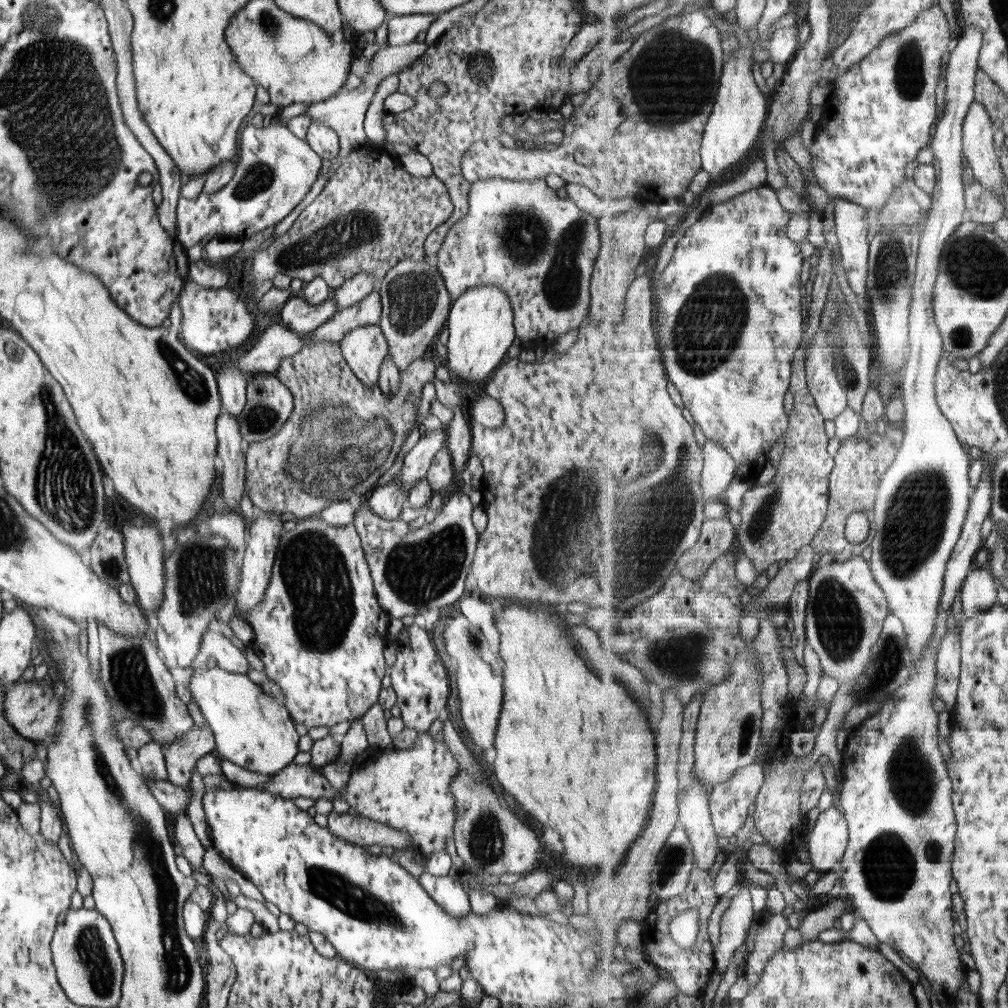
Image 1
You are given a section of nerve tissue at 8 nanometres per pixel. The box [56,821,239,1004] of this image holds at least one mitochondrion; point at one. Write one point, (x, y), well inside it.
(91, 949)

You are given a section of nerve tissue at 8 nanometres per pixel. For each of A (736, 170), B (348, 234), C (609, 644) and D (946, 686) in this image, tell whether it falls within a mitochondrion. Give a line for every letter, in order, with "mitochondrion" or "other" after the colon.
A: other
B: mitochondrion
C: other
D: other

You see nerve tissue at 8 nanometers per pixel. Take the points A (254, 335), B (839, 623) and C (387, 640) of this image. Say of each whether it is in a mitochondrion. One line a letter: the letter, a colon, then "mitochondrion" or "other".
A: other
B: mitochondrion
C: other

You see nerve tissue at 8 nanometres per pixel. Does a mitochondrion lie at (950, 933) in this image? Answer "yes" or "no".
no

